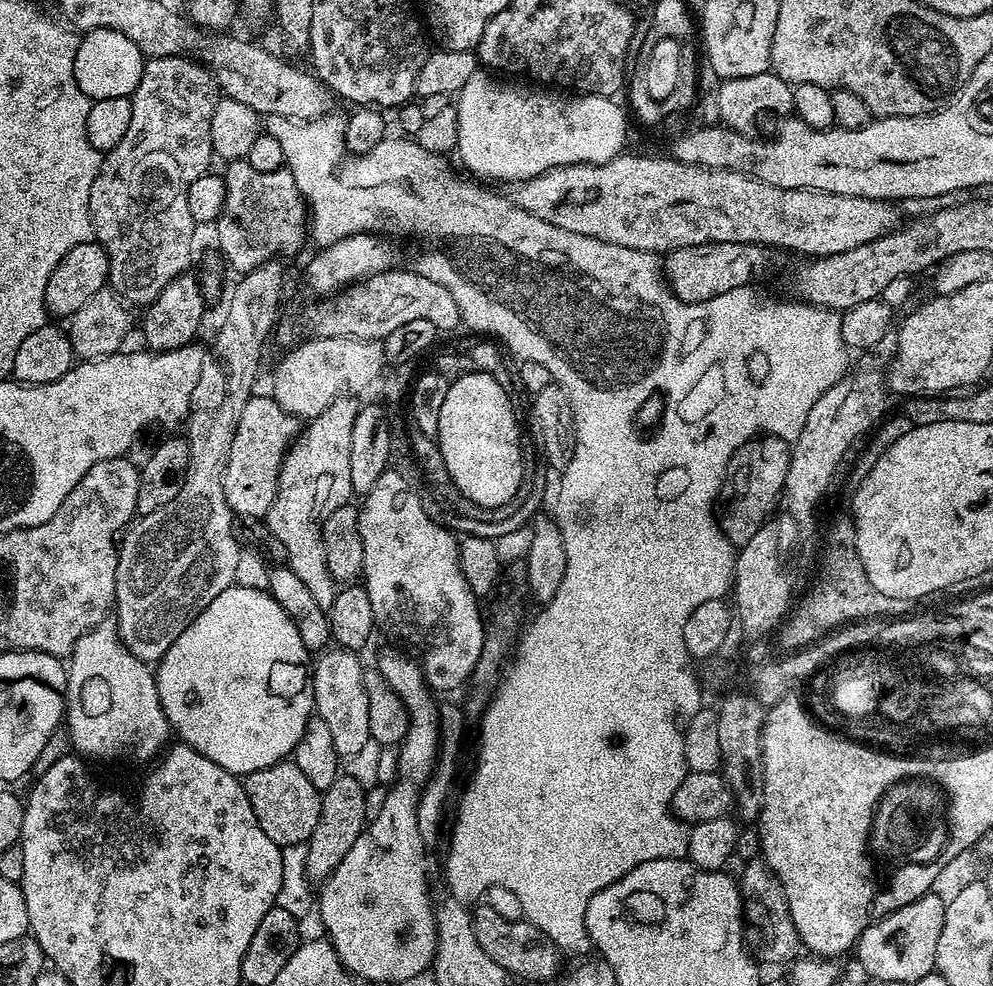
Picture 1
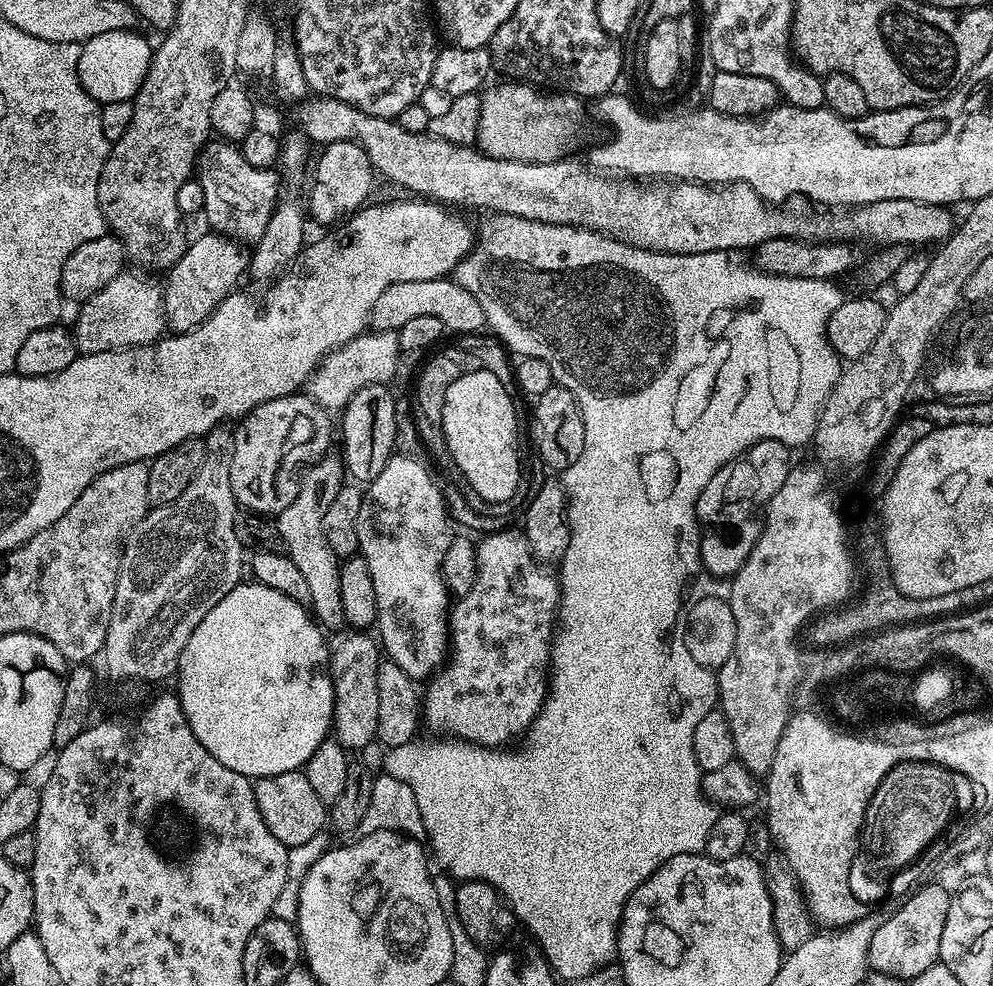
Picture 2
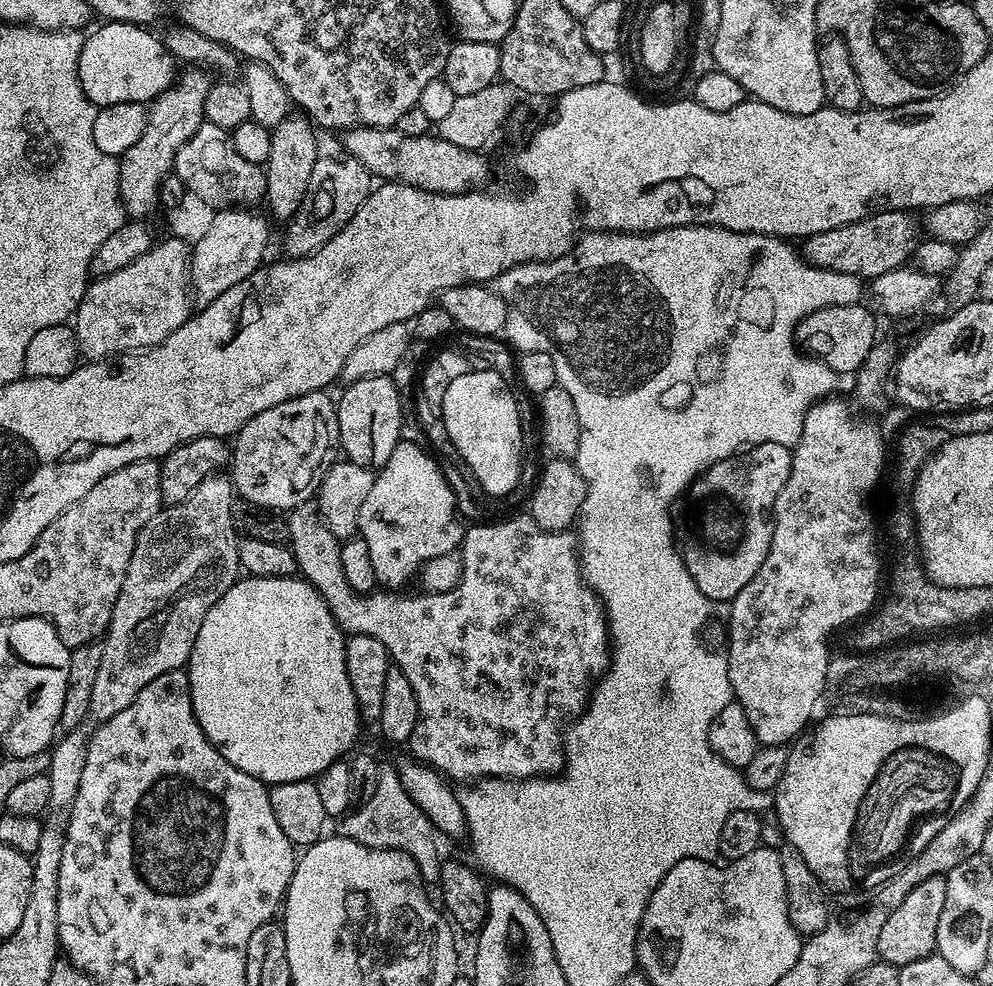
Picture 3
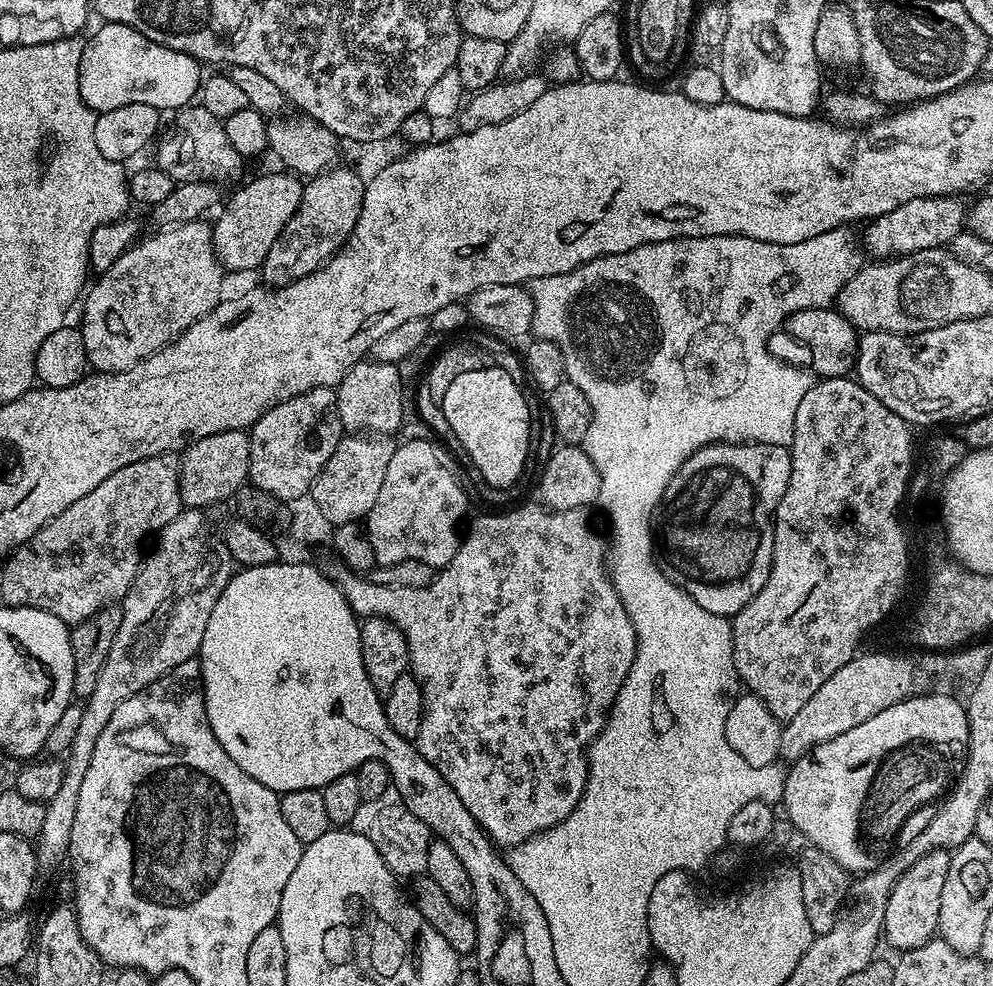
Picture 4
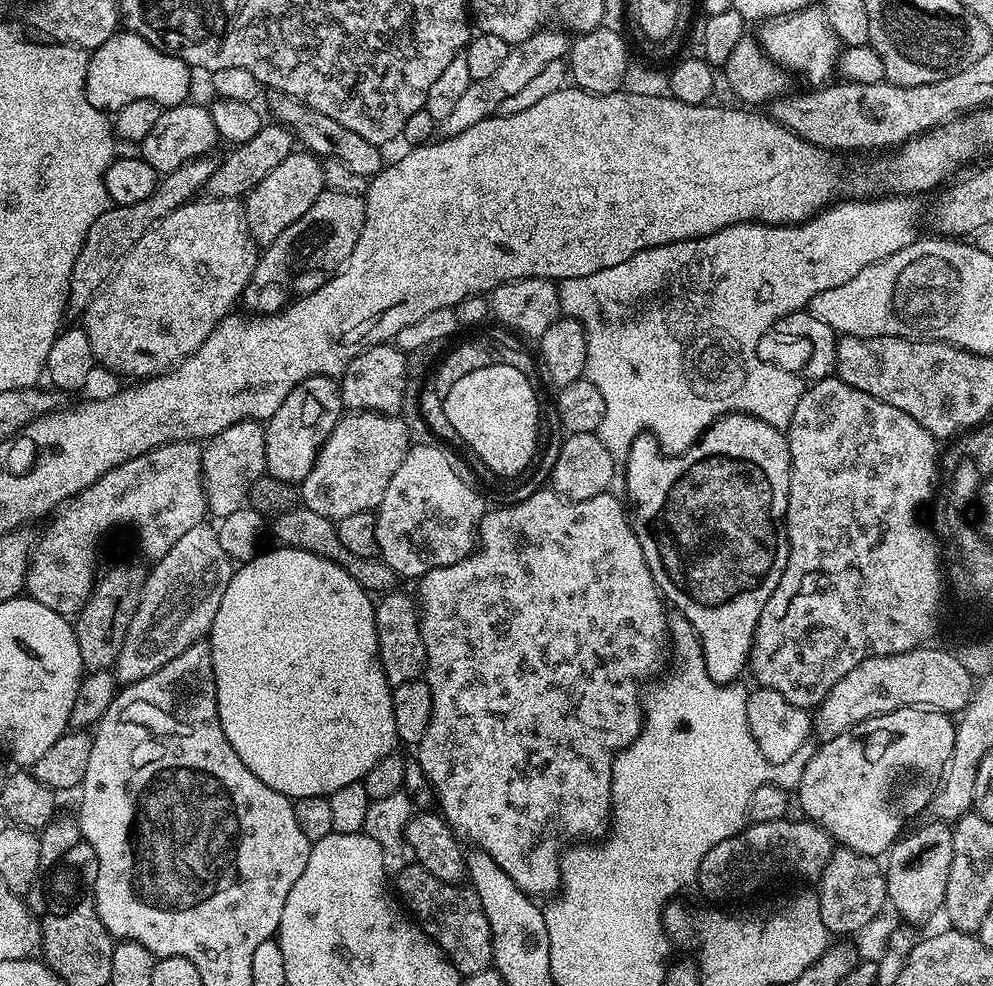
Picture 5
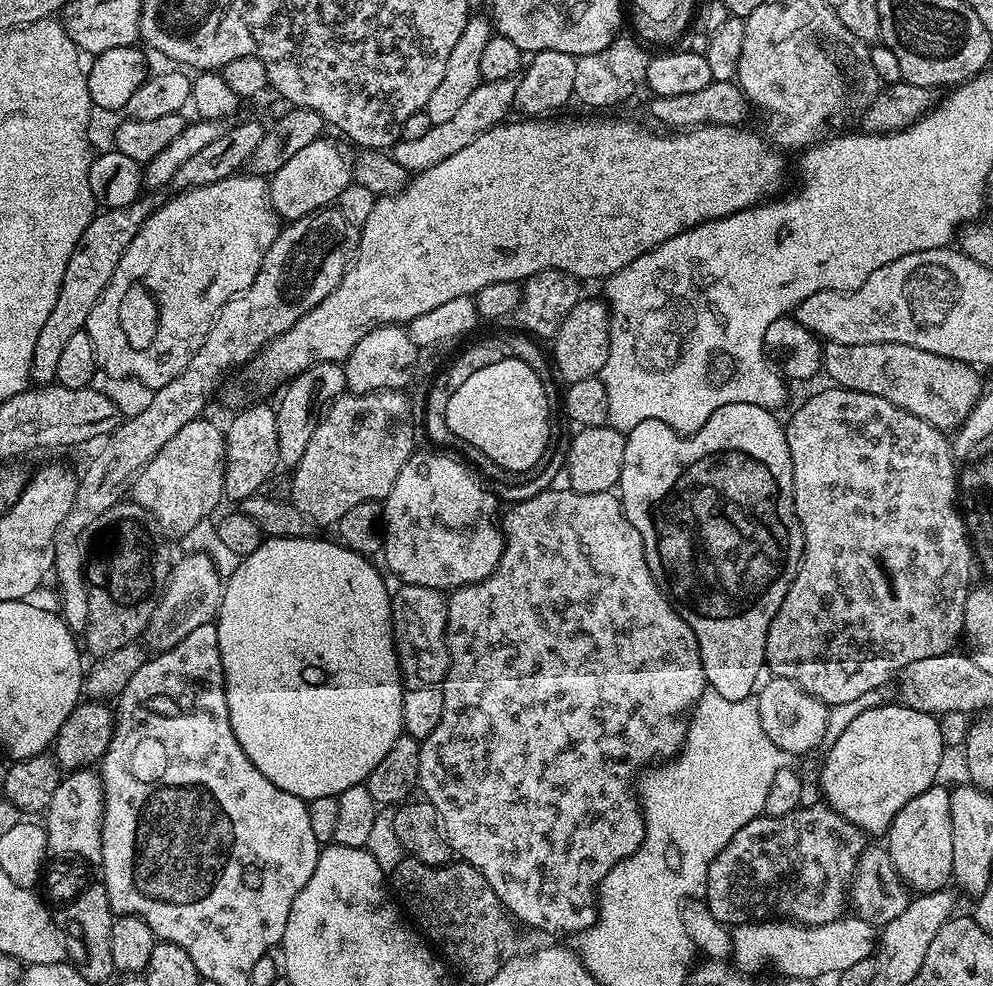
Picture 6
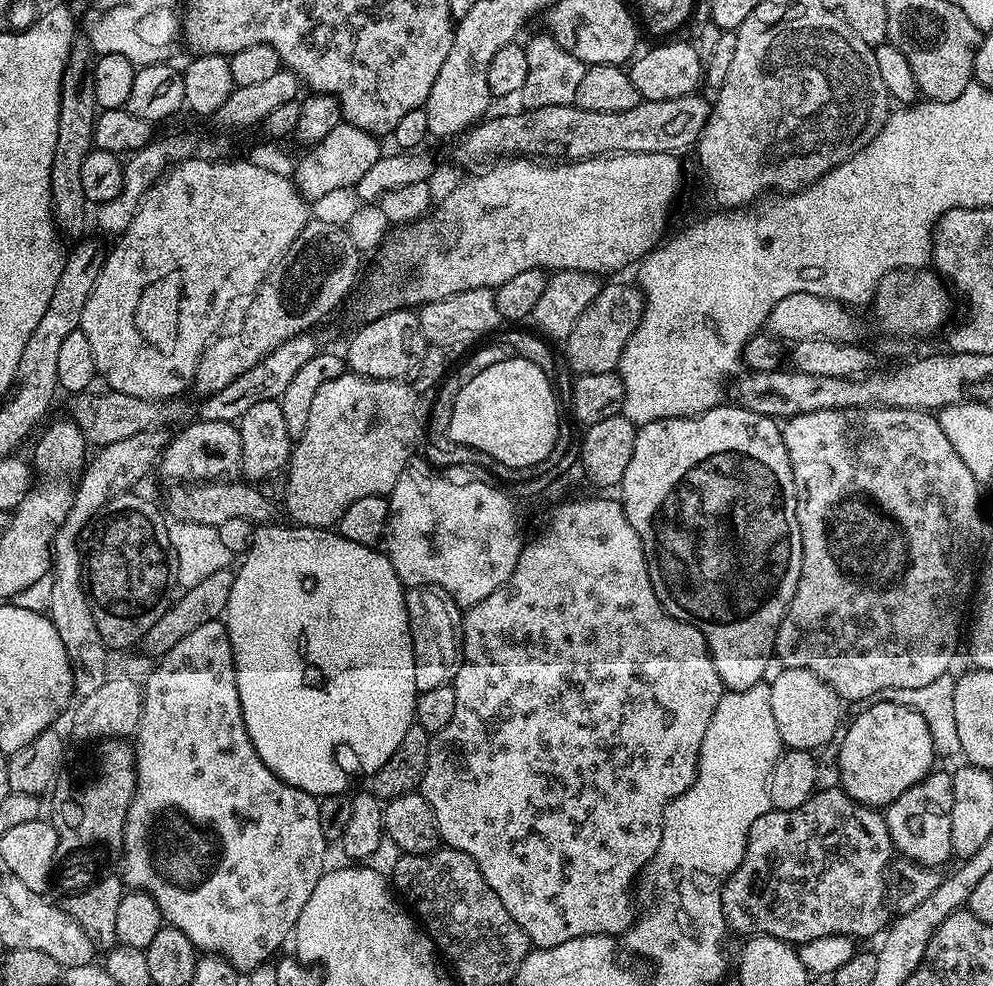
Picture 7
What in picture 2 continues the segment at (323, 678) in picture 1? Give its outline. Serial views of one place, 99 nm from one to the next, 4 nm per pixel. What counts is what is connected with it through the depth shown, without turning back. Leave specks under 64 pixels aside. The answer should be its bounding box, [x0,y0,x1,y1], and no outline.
[328,630,382,750]

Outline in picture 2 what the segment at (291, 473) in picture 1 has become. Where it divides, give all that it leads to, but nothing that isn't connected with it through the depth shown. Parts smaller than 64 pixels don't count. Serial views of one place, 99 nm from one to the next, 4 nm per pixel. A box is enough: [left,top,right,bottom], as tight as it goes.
[278,459,346,633]

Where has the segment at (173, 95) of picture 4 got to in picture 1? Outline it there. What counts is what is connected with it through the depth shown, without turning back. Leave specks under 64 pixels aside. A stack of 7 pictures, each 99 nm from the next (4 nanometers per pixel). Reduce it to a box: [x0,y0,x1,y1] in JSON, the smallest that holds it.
[74,30,146,102]

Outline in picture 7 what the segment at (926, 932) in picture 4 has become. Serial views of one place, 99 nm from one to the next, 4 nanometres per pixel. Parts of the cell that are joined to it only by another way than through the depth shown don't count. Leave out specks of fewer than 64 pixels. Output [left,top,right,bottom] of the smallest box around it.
[884,770,954,869]

